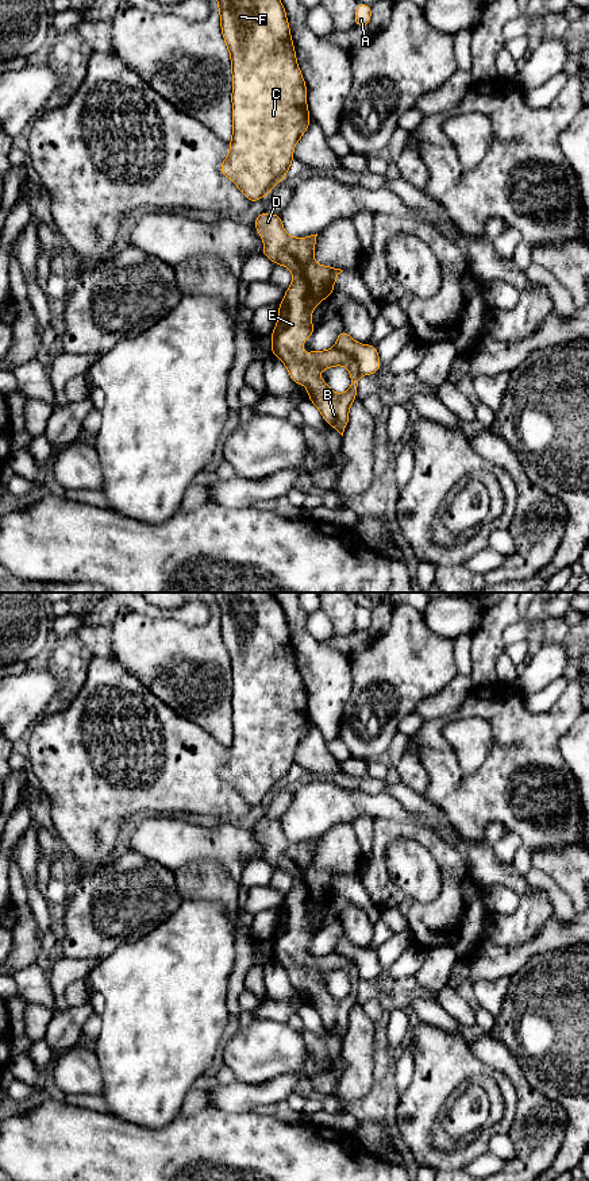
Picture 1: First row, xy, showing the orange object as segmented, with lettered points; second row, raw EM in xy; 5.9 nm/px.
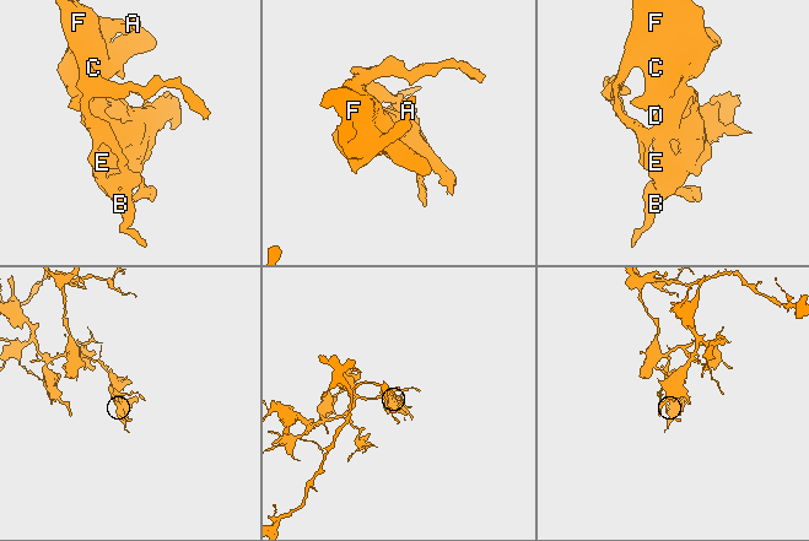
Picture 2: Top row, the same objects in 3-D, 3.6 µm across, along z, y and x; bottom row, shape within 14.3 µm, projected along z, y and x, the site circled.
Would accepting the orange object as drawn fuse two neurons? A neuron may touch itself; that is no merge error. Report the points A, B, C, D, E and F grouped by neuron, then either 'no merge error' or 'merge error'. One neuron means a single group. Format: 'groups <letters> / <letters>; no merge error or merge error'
groups A C F / B D E; merge error

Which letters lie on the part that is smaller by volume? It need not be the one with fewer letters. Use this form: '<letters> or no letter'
B, D, E

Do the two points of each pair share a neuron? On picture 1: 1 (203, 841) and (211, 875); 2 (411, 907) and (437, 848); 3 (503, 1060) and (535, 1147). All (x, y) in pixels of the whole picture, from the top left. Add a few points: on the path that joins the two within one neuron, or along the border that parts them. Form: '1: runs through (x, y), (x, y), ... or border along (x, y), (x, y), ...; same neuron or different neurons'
1: border along (177, 868), (192, 861), (214, 860), (234, 877); different neurons
2: runs through (431, 907), (449, 892), (449, 868); same neuron
3: runs through (519, 1081), (534, 1108), (535, 1126); same neuron

